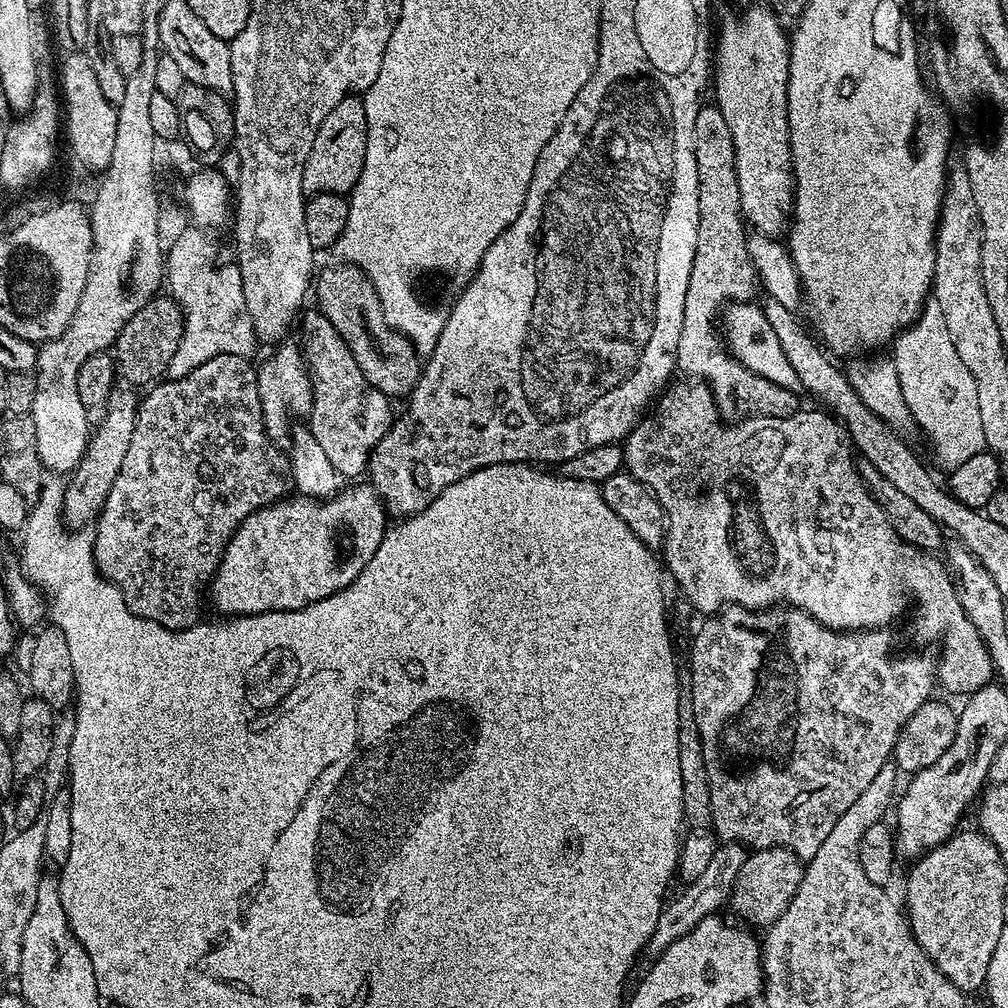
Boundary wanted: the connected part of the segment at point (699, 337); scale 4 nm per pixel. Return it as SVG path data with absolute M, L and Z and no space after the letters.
M702 106L698 110L698 118L694 118L694 158L698 166L698 242L694 246L694 266L690 270L690 286L686 286L686 306L682 310L682 334L678 334L678 346L676 347L676 368L684 371L688 378L699 378L703 383L707 384L712 390L713 396L716 398L719 411L727 414L737 408L738 411L744 412L740 414L755 414L757 416L773 416L774 418L786 418L794 415L795 412L801 411L802 404L796 401L797 393L790 388L783 388L774 382L770 382L766 378L762 378L758 374L754 374L750 370L746 370L746 366L742 366L733 358L731 352L728 351L721 333L718 331L718 317L721 315L722 309L729 302L748 302L753 299L752 296L758 292L758 277L756 267L748 253L748 236L746 229L746 220L740 210L740 191L738 190L738 174L734 170L734 138L730 138L730 126L726 126L726 118L722 118L722 114L714 106Z

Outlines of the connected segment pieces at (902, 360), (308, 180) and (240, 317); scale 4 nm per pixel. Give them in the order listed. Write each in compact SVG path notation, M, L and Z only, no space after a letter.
M929 299L919 320L896 337L890 351L902 386L902 398L906 398L915 427L928 435L945 469L962 466L962 462L974 458L974 454L985 451L982 413L978 410L978 386L974 374L959 357L942 306L938 306L936 299Z
M356 94L342 98L342 102L338 102L338 106L334 106L334 110L326 114L326 118L322 118L322 126L318 126L318 134L314 134L314 142L302 170L305 193L351 193L366 160L367 137L366 106L363 99Z
M187 226L188 228L182 229L174 238L171 246L166 250L165 255L165 277L166 286L171 294L171 297L179 305L182 315L184 317L184 328L183 336L178 344L178 348L174 355L172 355L167 368L166 374L169 379L178 379L185 377L190 374L191 370L196 370L198 366L202 366L203 362L209 361L210 358L216 357L218 354L238 354L239 357L250 358L254 356L256 347L258 347L258 341L256 338L256 331L254 330L253 318L250 317L249 306L246 305L245 287L242 286L242 276L240 272L239 265L237 263L231 262L232 264L226 264L224 266L216 266L216 258L218 256L218 250L216 248L215 242L212 240L213 236L207 229L198 228L195 226Z

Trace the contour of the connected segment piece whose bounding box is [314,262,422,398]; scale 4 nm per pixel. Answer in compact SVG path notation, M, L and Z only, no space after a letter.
M336 262L333 268L324 268L321 272L319 269L314 280L314 296L315 292L320 303L317 304L318 311L328 319L330 326L334 326L334 330L338 330L350 354L354 354L358 370L362 370L368 379L368 385L389 398L411 396L420 380L421 357L415 344L384 319L384 308L371 278L361 268L347 262Z

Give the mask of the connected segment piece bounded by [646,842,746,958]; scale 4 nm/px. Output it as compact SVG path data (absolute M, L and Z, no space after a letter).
M724 842L717 847L714 858L710 858L710 863L706 865L706 870L702 870L698 878L691 880L687 885L688 889L681 896L673 895L665 903L658 918L658 926L654 926L654 934L648 939L646 952L647 955L650 954L649 957L659 956L666 950L666 946L670 946L670 942L676 942L678 938L690 934L690 930L694 930L694 926L698 926L702 918L713 915L723 904L725 907L729 903L732 889L735 888L736 879L744 865L745 855L746 848L742 844Z

